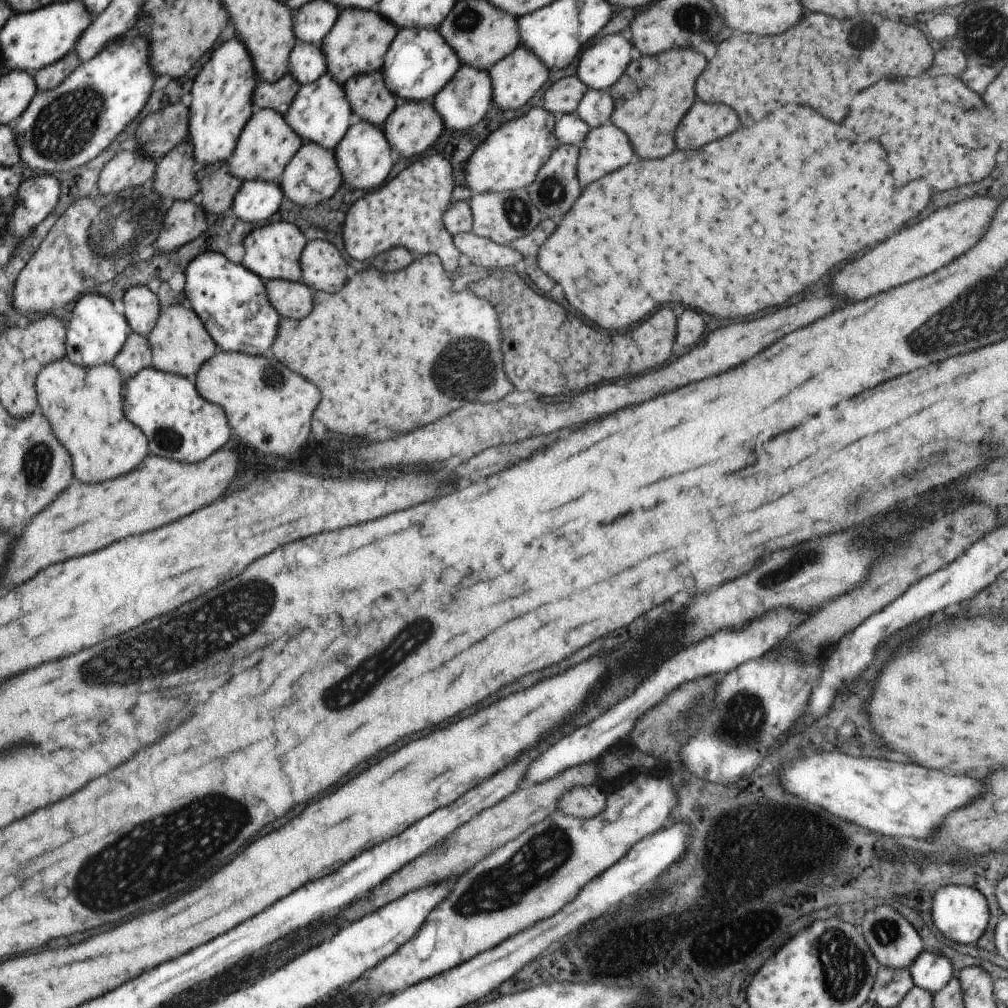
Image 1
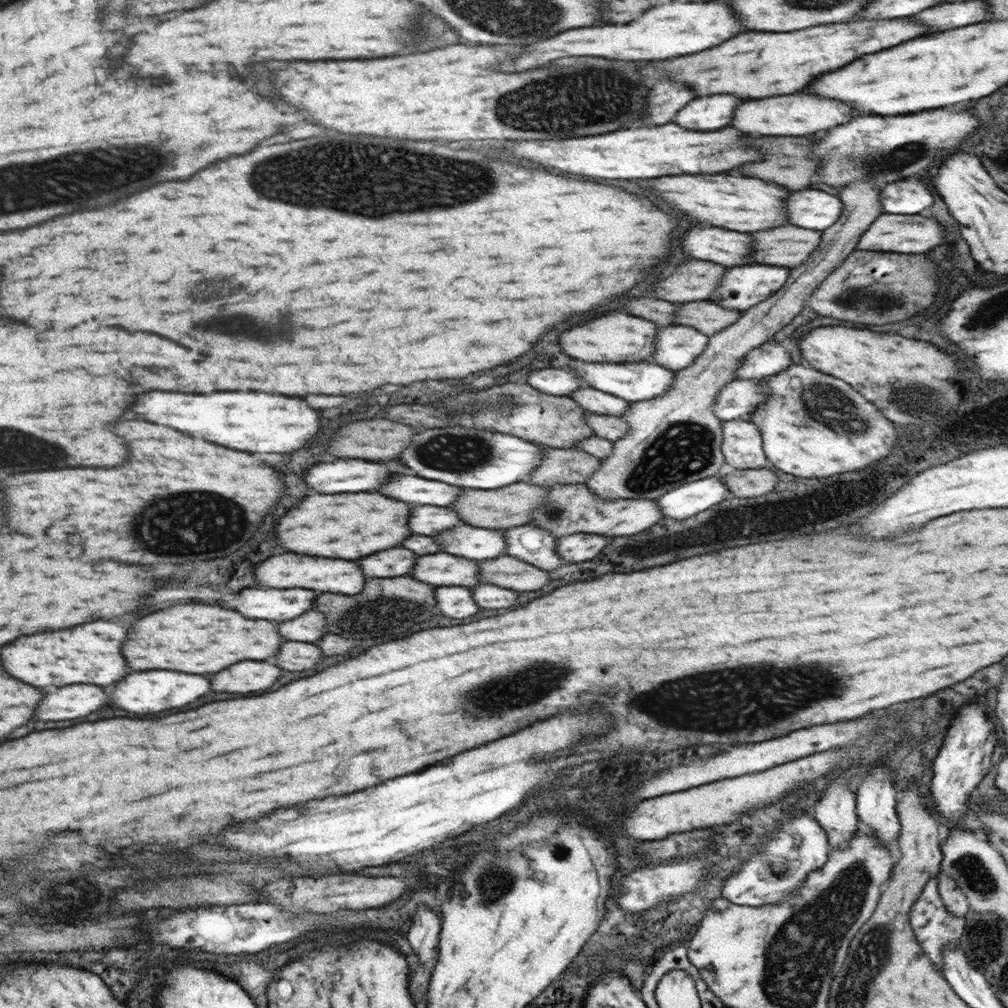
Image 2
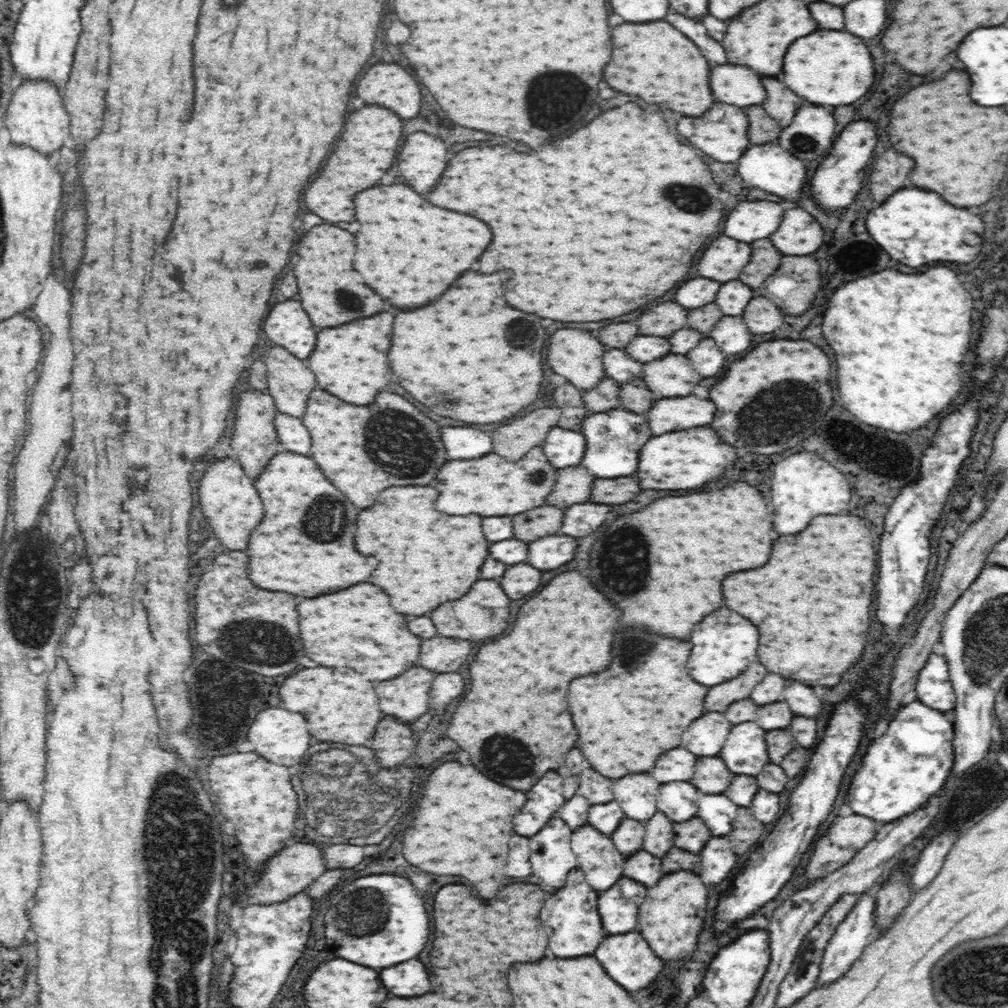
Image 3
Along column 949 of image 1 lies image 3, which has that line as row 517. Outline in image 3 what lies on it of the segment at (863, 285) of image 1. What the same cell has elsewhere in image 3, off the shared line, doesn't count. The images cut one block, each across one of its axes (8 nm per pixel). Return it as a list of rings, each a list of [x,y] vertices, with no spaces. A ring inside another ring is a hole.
[[[222,458],[216,464],[212,464],[200,484],[200,502],[202,512],[208,518],[214,534],[228,550],[246,550],[250,532],[262,522],[264,510],[262,500],[252,484],[250,478],[246,478],[242,466],[236,460]]]

